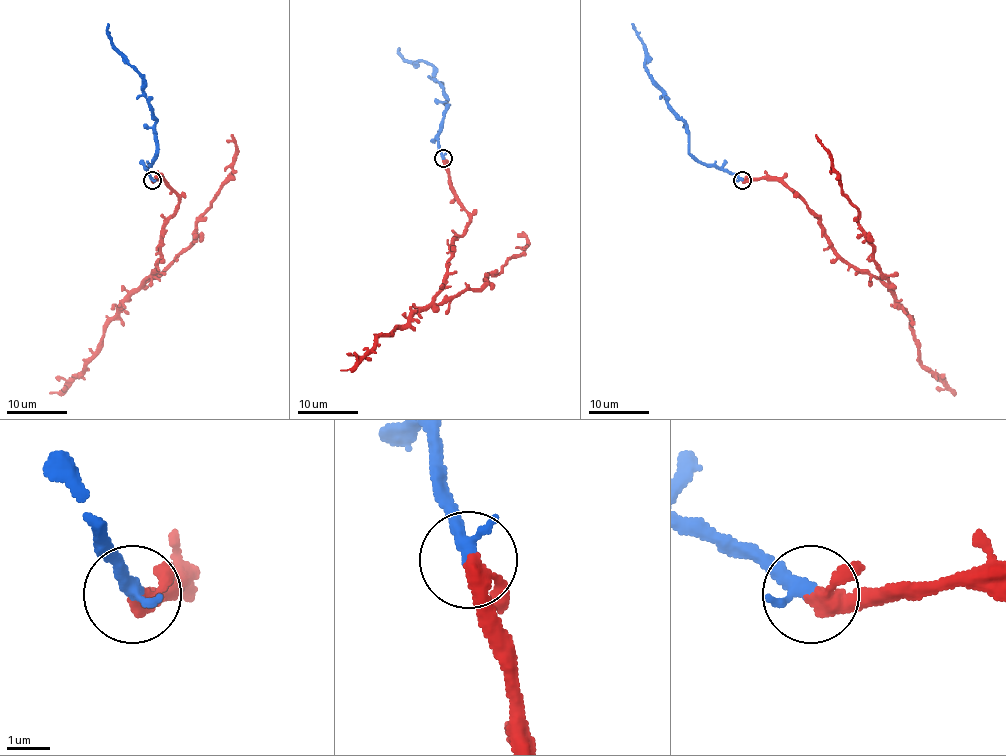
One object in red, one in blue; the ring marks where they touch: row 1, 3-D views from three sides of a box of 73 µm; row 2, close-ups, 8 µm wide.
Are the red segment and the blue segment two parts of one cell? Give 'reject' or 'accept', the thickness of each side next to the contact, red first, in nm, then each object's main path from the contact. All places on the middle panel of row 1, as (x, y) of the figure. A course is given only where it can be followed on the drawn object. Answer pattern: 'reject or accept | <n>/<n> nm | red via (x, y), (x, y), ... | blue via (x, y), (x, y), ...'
accept | 320/400 nm | red via (443, 157), (455, 199), (470, 216), (455, 238), (435, 303), (497, 274), (527, 244), (522, 231) | blue via (443, 157), (438, 148), (446, 94), (434, 78), (434, 69), (423, 61), (407, 61), (398, 52), (399, 48)

